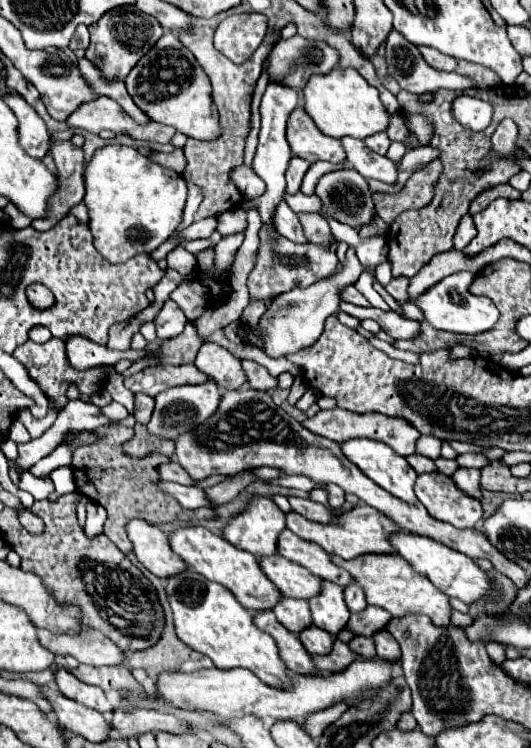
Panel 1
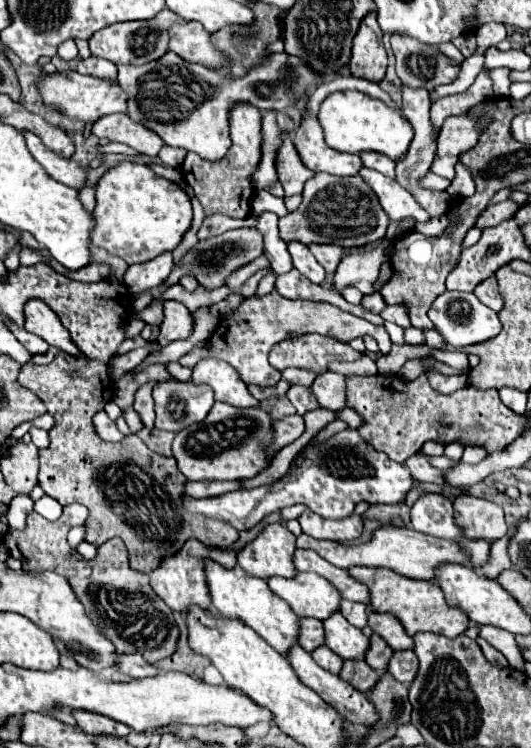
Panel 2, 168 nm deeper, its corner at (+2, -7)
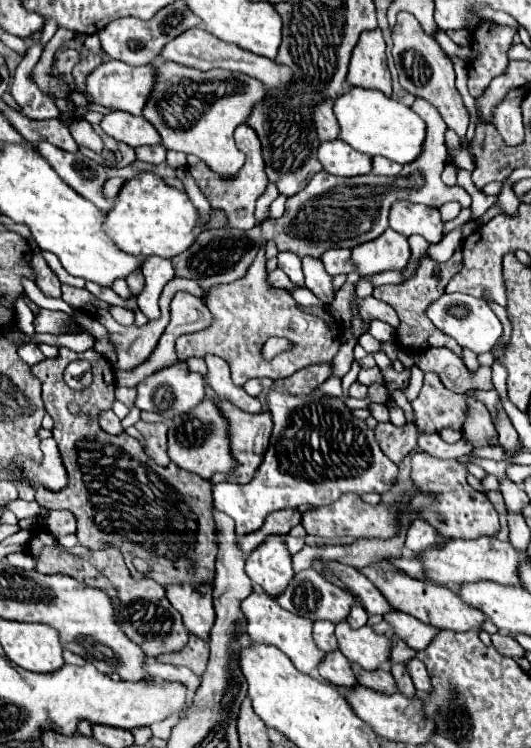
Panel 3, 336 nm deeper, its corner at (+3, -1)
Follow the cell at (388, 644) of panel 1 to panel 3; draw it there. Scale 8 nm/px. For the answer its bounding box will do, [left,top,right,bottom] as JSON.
[406,657,430,691]

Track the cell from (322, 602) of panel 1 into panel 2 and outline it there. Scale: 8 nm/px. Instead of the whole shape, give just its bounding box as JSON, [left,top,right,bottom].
[323,611,369,661]

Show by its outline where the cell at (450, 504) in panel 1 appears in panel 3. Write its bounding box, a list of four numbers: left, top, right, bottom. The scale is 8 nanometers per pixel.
[406,517,438,553]

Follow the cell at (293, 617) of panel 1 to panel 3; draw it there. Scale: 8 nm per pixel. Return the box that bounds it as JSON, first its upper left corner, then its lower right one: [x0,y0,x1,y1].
[314,621,338,651]

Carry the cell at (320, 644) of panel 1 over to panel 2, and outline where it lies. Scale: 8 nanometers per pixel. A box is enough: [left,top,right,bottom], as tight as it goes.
[311,645,343,675]

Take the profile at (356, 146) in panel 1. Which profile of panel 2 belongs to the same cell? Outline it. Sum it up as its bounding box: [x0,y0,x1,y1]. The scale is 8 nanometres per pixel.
[359,167,431,223]

